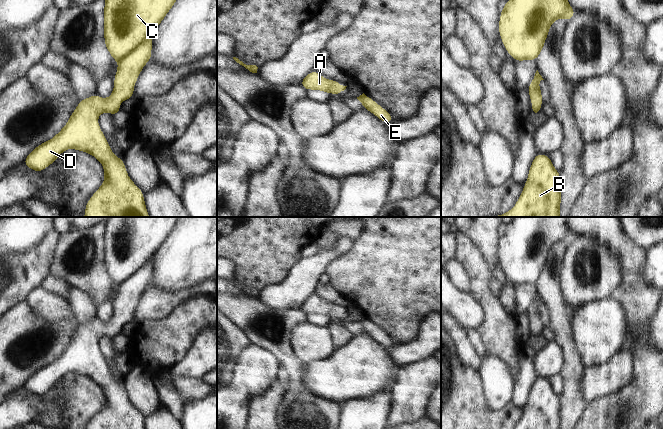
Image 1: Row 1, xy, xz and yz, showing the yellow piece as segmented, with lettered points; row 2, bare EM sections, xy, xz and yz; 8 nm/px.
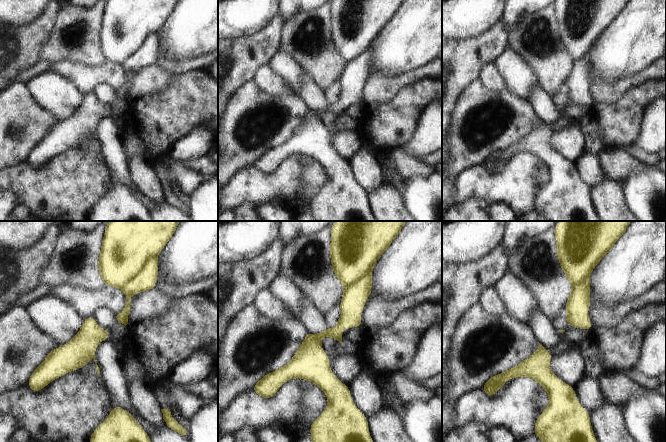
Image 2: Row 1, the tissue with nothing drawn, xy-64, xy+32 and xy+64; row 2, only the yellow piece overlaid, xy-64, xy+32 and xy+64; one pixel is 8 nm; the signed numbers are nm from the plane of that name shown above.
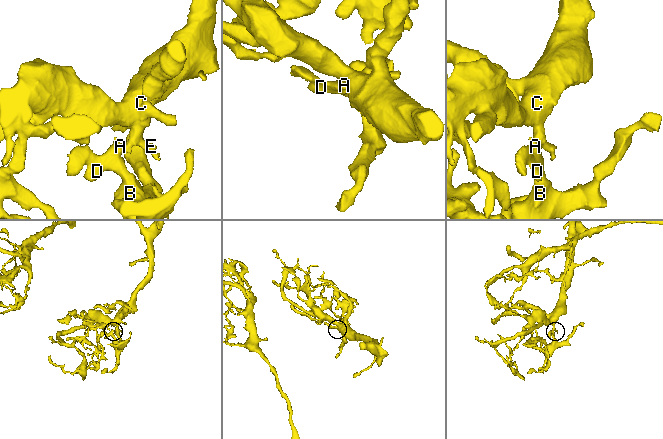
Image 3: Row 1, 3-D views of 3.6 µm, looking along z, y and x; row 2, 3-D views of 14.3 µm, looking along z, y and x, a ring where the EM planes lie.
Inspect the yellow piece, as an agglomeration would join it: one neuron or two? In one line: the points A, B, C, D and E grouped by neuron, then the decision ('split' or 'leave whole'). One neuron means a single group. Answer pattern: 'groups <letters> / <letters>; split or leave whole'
groups A B C D E; leave whole

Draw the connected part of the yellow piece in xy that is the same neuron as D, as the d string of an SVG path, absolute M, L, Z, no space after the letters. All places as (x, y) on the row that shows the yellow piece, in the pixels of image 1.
M105 0L104 2L104 43L111 57L118 62L114 75L112 94L104 99L94 94L79 100L65 126L50 140L31 150L23 164L41 173L54 163L67 149L89 153L103 166L104 182L86 202L84 217L150 217L146 208L144 193L130 179L122 158L111 150L102 132L98 116L110 113L119 116L120 103L134 96L134 86L144 66L151 60L152 34L166 17L177 0Z

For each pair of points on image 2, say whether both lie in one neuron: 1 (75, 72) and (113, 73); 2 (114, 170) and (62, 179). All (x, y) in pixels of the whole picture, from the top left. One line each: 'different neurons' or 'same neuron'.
1: same neuron
2: different neurons

